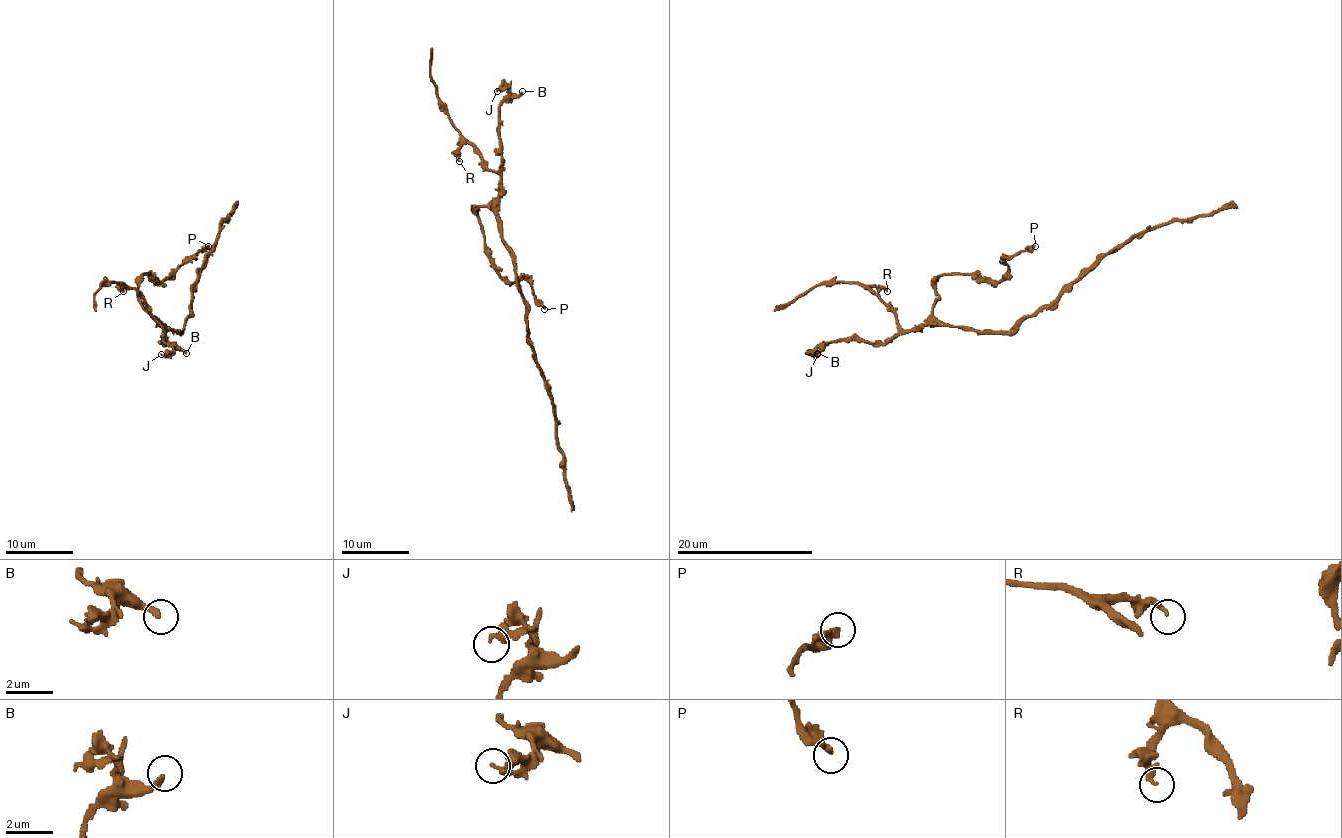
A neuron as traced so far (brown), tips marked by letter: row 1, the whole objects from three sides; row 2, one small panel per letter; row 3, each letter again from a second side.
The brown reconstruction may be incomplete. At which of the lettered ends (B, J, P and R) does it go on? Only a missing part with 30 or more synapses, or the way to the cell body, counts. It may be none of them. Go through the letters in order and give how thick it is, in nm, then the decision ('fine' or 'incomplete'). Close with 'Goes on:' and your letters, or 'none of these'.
B: calibre 240 nm; incomplete
J: calibre 280 nm; fine
P: calibre 360 nm; fine
R: calibre 200 nm; fine
Goes on: B

